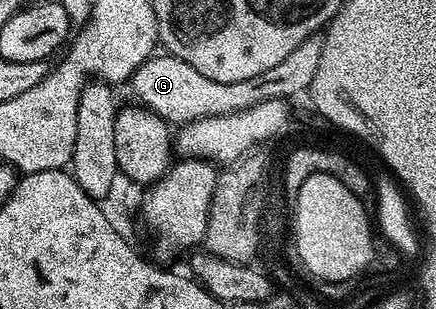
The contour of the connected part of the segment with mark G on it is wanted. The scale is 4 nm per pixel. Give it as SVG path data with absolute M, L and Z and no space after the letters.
M321 33L312 34L302 44L298 44L281 63L264 72L262 76L250 76L250 80L238 80L234 84L218 84L218 80L202 76L198 68L190 68L190 64L186 64L181 58L174 58L164 52L149 58L132 73L130 87L132 86L132 94L136 97L133 99L144 109L153 110L169 124L187 124L203 118L237 114L246 108L254 108L254 104L262 104L265 100L286 100L303 91L305 93L311 87L322 58L323 43Z

